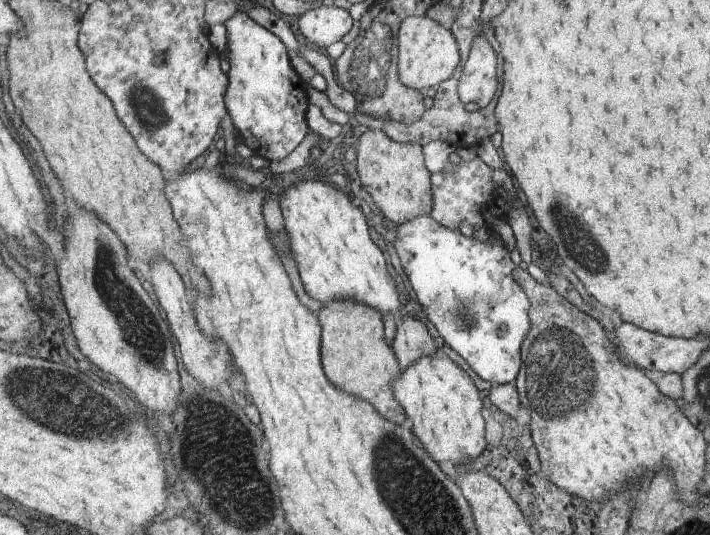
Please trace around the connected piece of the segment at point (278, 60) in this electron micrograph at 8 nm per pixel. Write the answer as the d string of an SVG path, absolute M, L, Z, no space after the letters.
M239 8L224 26L230 63L226 92L228 114L242 135L244 144L254 152L256 162L266 165L281 162L291 156L311 132L307 126L308 82L293 68L285 42L267 28L259 26L247 12Z

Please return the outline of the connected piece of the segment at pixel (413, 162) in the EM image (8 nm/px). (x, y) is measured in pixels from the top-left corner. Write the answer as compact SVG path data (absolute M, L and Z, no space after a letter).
M372 129L362 134L357 156L356 166L361 186L389 221L401 226L415 218L432 215L432 173L428 170L424 148L420 143L399 144L383 130Z

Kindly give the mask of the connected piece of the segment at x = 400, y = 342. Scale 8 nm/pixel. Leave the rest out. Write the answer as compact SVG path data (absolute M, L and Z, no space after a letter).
M406 311L402 324L397 326L393 342L393 350L403 370L410 368L423 356L430 356L437 352L437 344L429 334L427 326L421 320L415 320Z

